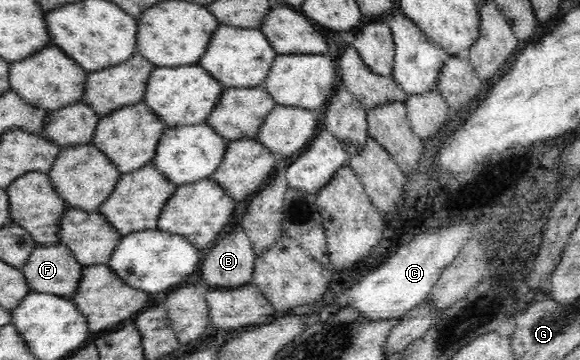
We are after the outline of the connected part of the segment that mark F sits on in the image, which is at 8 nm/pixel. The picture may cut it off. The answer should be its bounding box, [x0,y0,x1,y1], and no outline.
[19,244,83,298]

